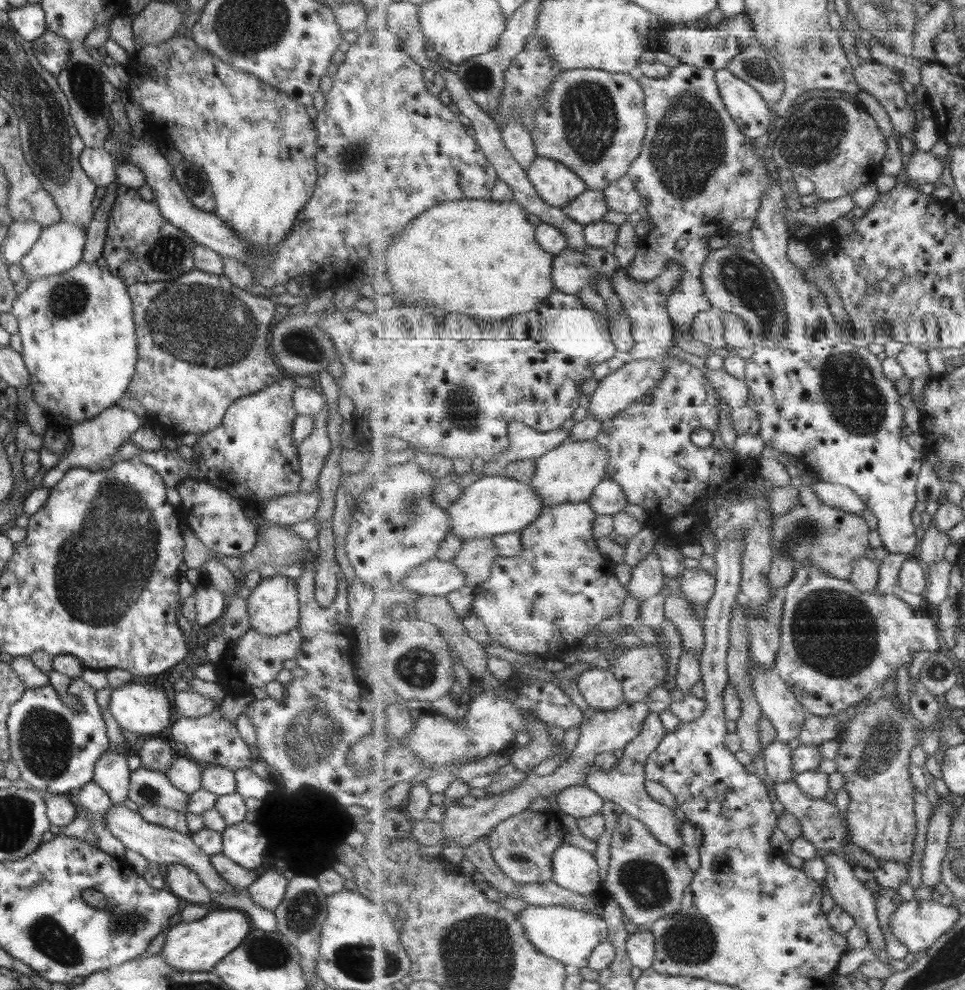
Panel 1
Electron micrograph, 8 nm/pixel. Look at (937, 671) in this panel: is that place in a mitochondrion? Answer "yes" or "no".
yes

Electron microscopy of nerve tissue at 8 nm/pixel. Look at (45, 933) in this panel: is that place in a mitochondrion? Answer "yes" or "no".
yes

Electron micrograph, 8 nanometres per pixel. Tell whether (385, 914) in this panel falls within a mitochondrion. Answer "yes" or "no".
no

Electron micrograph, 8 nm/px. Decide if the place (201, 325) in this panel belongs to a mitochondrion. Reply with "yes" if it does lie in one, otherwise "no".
yes

